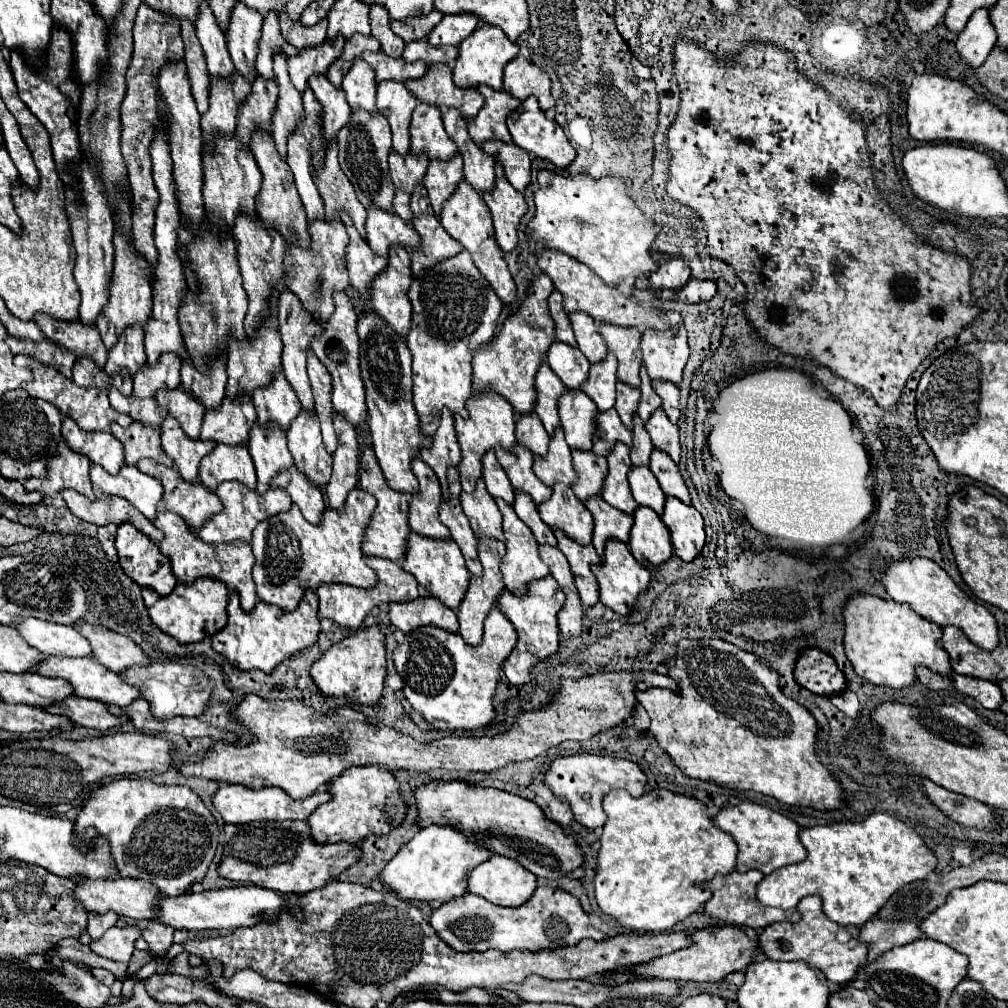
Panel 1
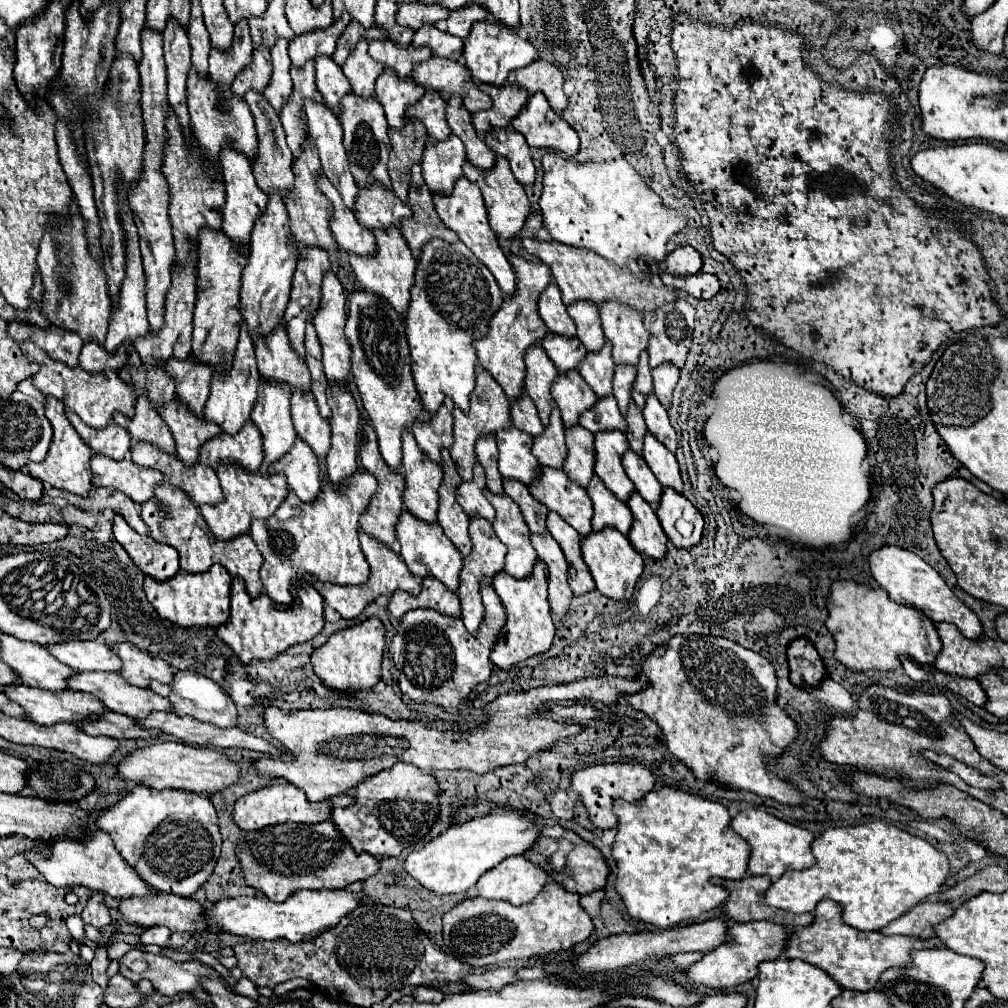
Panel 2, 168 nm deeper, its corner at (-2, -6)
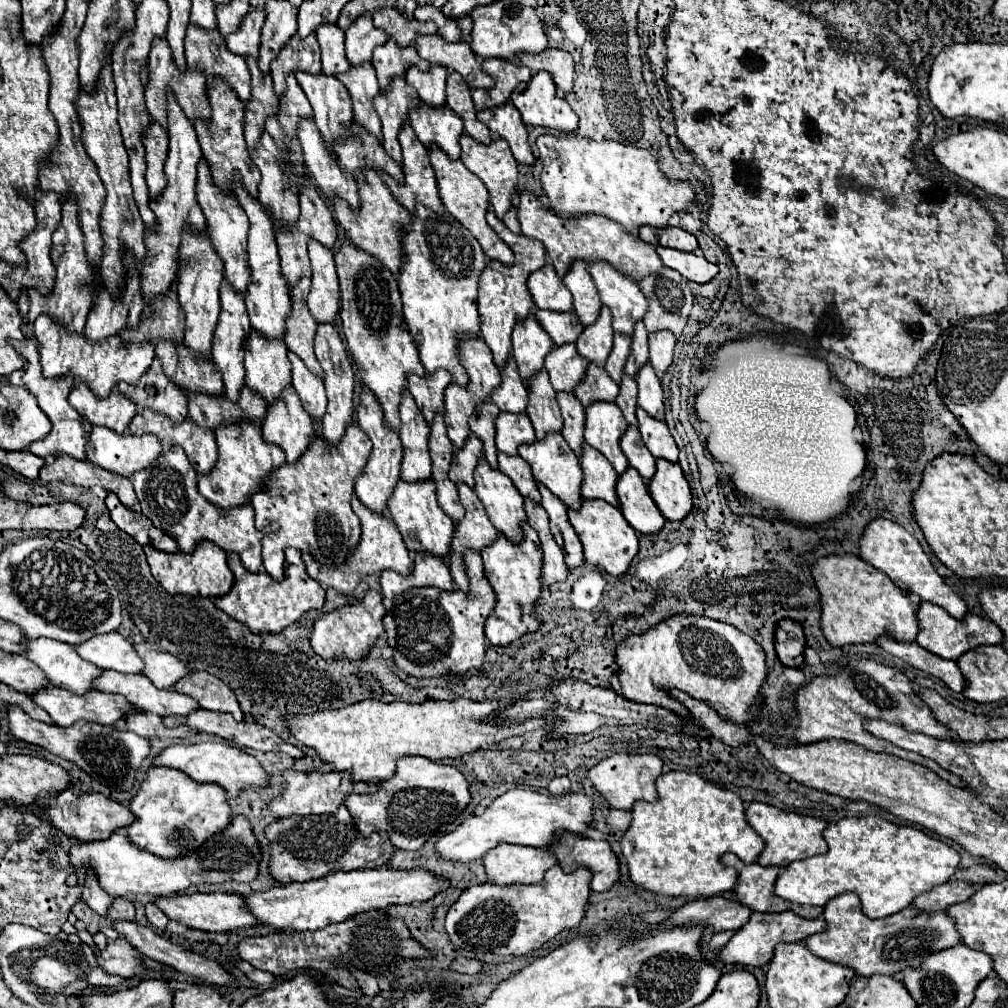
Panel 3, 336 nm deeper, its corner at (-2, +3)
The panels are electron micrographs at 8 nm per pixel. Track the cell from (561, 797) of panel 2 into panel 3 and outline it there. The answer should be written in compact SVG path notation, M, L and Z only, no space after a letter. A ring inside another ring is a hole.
M556 777L556 779L552 779L550 785L548 785L548 793L550 795L566 795L566 793L570 793L570 781L568 781L568 777Z

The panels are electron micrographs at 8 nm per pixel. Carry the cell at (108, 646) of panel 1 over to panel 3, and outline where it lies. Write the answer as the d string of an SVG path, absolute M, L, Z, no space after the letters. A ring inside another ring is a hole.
M138 643L138 645L134 645L134 649L138 651L140 659L144 661L142 673L148 679L152 679L152 683L158 689L170 689L182 675L190 673L178 657L174 657L166 651L160 651L152 643Z

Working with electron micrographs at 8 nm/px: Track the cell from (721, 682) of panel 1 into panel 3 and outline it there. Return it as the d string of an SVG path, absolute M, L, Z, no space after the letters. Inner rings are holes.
M672 615L658 623L654 629L642 633L642 635L632 635L626 641L622 641L616 649L616 663L618 663L618 677L620 677L620 687L622 695L630 701L636 703L652 703L652 705L662 705L676 715L684 719L692 719L690 711L670 697L670 689L682 689L694 699L704 701L710 705L722 719L738 723L738 725L752 725L754 721L760 719L760 689L768 677L768 667L766 667L766 653L762 647L738 631L736 627L714 621L708 617L696 617L696 615Z

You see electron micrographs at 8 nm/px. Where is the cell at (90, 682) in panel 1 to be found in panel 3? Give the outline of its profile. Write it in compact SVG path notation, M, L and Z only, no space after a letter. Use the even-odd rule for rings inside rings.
M102 671L94 681L94 689L104 693L118 693L130 703L134 703L136 711L164 715L188 715L198 709L198 703L172 689L156 689L152 681L144 675L122 675L116 671Z

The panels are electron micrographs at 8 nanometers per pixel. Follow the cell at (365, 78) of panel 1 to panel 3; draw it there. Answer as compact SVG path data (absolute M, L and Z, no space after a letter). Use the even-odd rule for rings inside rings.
M360 15L346 31L346 57L348 63L362 65L372 59L372 53L378 45L384 45L388 37L382 33L382 29L376 29L372 25L372 17Z

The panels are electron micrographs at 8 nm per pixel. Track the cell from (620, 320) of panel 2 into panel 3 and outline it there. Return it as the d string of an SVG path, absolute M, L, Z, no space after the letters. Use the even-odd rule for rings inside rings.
M604 261L590 263L588 271L598 287L600 301L612 313L612 329L632 337L634 323L646 315L646 297L630 277L614 271L614 267Z

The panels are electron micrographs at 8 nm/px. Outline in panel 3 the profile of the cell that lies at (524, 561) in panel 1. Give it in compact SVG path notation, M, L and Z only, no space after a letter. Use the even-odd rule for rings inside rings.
M484 457L480 459L480 463L478 463L478 467L476 467L474 481L476 481L474 491L476 491L476 495L480 497L480 501L484 503L492 525L494 525L510 543L514 543L514 545L522 543L522 539L524 539L522 525L526 523L526 513L524 513L524 499L522 499L522 495L518 493L518 489L514 487L514 483L512 483L504 473L492 469L492 467L486 463Z

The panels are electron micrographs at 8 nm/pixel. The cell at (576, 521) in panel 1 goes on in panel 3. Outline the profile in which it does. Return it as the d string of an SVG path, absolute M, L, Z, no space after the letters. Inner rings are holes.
M550 433L550 435L546 435L544 441L534 441L534 443L518 447L518 455L528 461L536 483L548 487L562 503L566 503L568 509L578 509L582 505L580 459L574 455L574 451L568 447L568 443L562 439L560 433Z

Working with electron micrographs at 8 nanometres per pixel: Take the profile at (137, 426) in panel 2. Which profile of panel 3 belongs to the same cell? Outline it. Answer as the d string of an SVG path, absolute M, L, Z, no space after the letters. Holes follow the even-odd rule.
M154 359L152 367L142 375L136 387L118 383L118 391L136 405L136 411L152 409L166 415L174 423L182 423L188 417L188 397L180 387L164 377L158 359Z

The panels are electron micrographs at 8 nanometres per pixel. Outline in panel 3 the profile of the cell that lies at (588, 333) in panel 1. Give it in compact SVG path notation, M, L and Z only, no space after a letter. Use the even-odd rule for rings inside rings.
M578 261L570 267L564 285L568 287L568 291L572 293L574 299L574 311L578 315L578 319L582 321L584 327L594 325L594 321L600 315L602 303L598 299L598 289L588 273L588 267L584 261Z

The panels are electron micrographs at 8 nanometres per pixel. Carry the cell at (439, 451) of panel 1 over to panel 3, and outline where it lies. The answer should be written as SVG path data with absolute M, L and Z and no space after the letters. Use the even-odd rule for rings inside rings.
M444 369L426 377L410 375L408 389L414 395L416 405L422 411L428 425L432 425L434 415L444 413L444 391L450 383L452 383L452 375Z

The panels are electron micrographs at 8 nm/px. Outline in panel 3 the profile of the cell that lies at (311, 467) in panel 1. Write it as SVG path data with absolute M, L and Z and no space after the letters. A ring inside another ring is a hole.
M288 351L288 359L292 363L292 385L312 419L322 419L326 413L326 391L324 383L304 367L304 361L298 359L292 351Z

